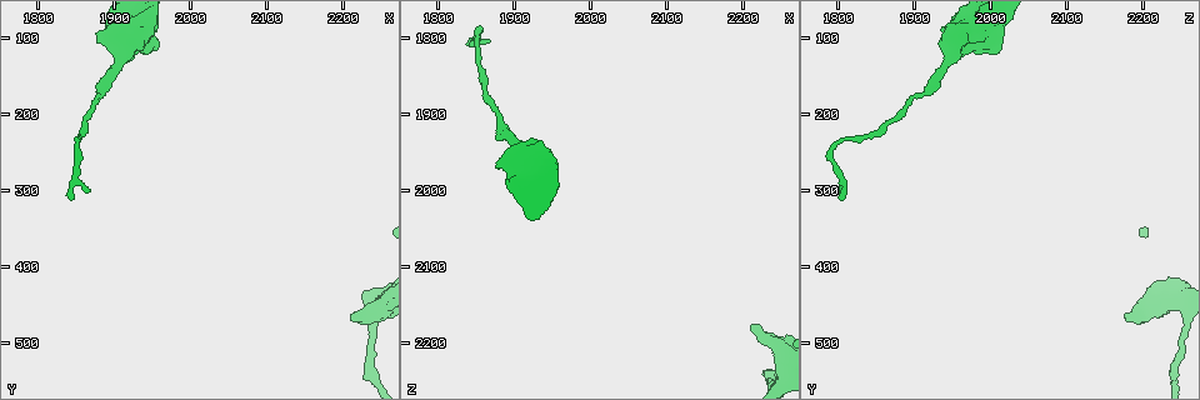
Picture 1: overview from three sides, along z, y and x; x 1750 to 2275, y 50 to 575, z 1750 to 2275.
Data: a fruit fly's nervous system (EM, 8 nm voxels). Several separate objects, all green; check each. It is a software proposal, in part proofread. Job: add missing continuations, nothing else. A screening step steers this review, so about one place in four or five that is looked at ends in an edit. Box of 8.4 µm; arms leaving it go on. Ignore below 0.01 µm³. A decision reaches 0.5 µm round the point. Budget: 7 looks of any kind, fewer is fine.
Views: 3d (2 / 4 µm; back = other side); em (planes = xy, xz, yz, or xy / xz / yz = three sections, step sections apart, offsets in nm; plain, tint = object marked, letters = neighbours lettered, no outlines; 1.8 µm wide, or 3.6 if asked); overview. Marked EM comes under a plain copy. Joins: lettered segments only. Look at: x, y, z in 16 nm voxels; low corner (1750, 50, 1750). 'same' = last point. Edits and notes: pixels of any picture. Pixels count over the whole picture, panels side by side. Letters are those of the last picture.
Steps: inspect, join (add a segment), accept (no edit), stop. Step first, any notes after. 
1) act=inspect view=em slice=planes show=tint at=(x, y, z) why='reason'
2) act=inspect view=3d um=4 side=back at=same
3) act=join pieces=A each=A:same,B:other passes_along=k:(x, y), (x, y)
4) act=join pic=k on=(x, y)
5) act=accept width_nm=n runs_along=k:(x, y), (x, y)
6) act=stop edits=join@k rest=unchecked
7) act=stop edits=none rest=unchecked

act=inspect view=em slice=planes show=letters at=(1875, 105, 1965) why='branch stops here'

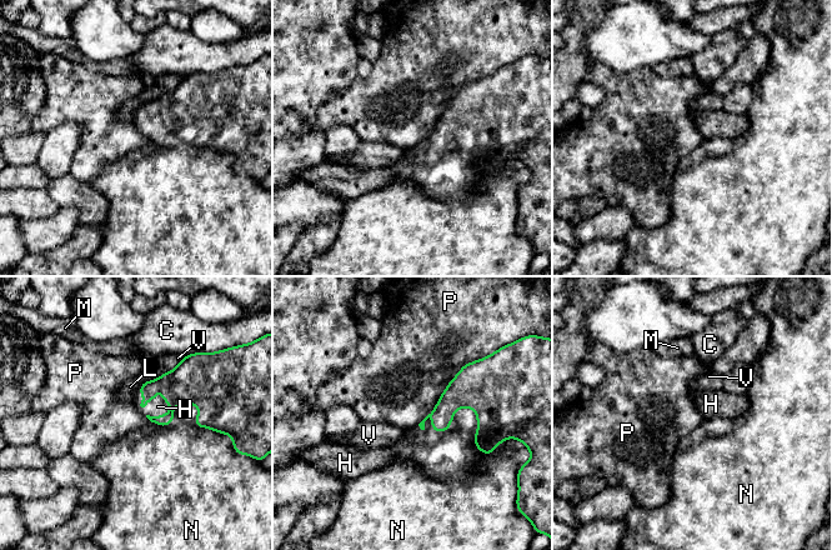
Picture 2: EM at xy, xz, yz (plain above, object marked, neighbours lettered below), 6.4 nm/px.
act=join pieces=H each=C:other,H:same,L:other,M:other,N:other,P:other,V:other passes_along=2:(190, 383), (155, 398), (158, 406) found='it goes on there'

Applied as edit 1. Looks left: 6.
act=inspect view=em slice=xy step=8 show=letters at=(1845, 310, 1800) why='end of a long branch'

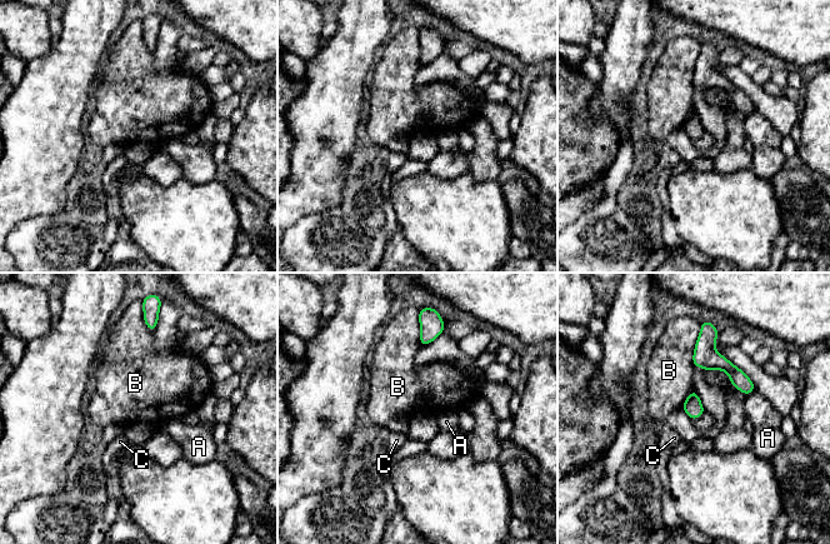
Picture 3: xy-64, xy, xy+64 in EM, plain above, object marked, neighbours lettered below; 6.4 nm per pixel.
act=inspect view=em slice=planes show=letters at=same why='another direction'

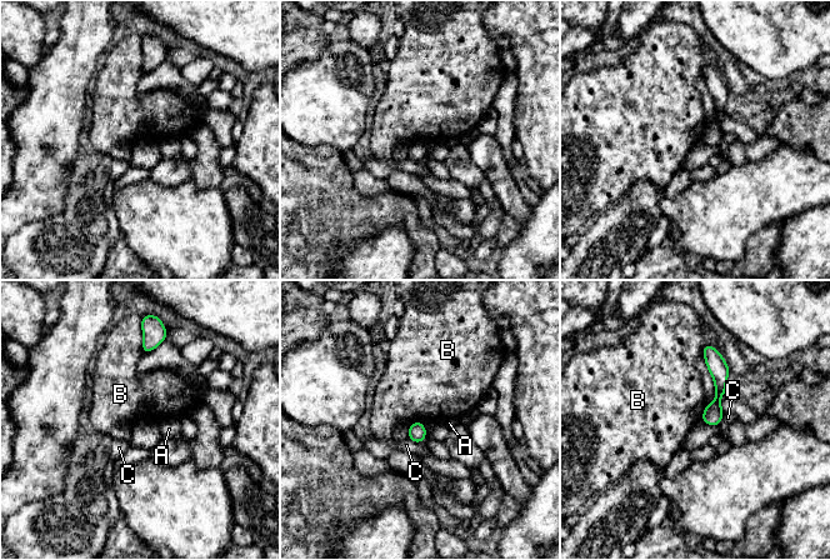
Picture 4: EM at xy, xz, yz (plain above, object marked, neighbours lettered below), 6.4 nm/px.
act=accept each=A:other,B:other,C:other border=4:(701, 348), (713, 345), (719, 351) found='none of them fits'

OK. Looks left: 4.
act=inspect view=em slice=planes show=letters at=(2250, 460, 2205) why='sudden change in width'

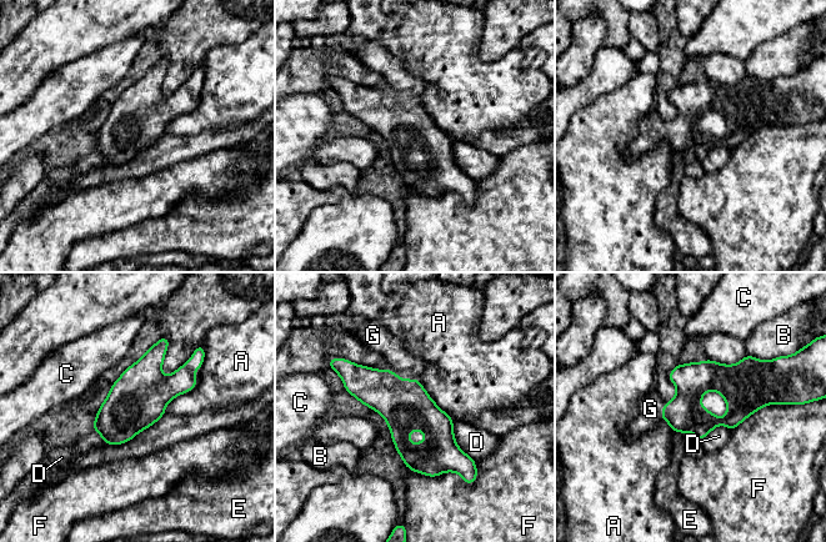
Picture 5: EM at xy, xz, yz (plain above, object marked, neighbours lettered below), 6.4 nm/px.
act=join pieces=G width_nm=240 each=A:other,B:other,C:other,D:other,E:other,F:other,G:same passes_along=5:(405, 405), (406, 380), (404, 364) found='the cell continues'

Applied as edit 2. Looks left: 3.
act=stop edits=join@2,join@5 rest=unchecked

